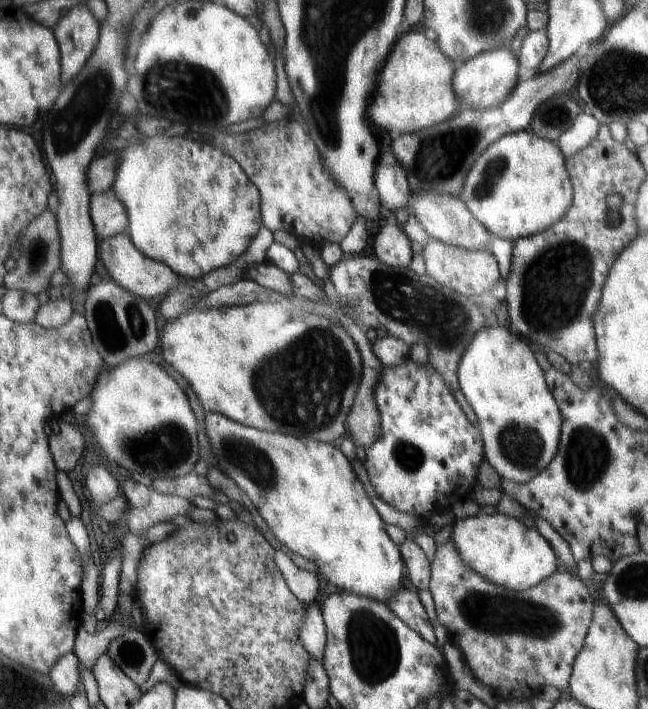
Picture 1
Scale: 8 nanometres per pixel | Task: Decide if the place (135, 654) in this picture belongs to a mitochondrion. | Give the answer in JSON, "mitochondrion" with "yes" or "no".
{"mitochondrion":"yes"}

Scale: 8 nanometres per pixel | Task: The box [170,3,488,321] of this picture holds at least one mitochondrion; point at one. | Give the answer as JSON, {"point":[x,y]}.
{"point":[439,156]}

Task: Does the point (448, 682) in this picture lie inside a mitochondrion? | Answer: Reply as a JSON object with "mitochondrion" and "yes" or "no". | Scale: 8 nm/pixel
{"mitochondrion":"no"}

